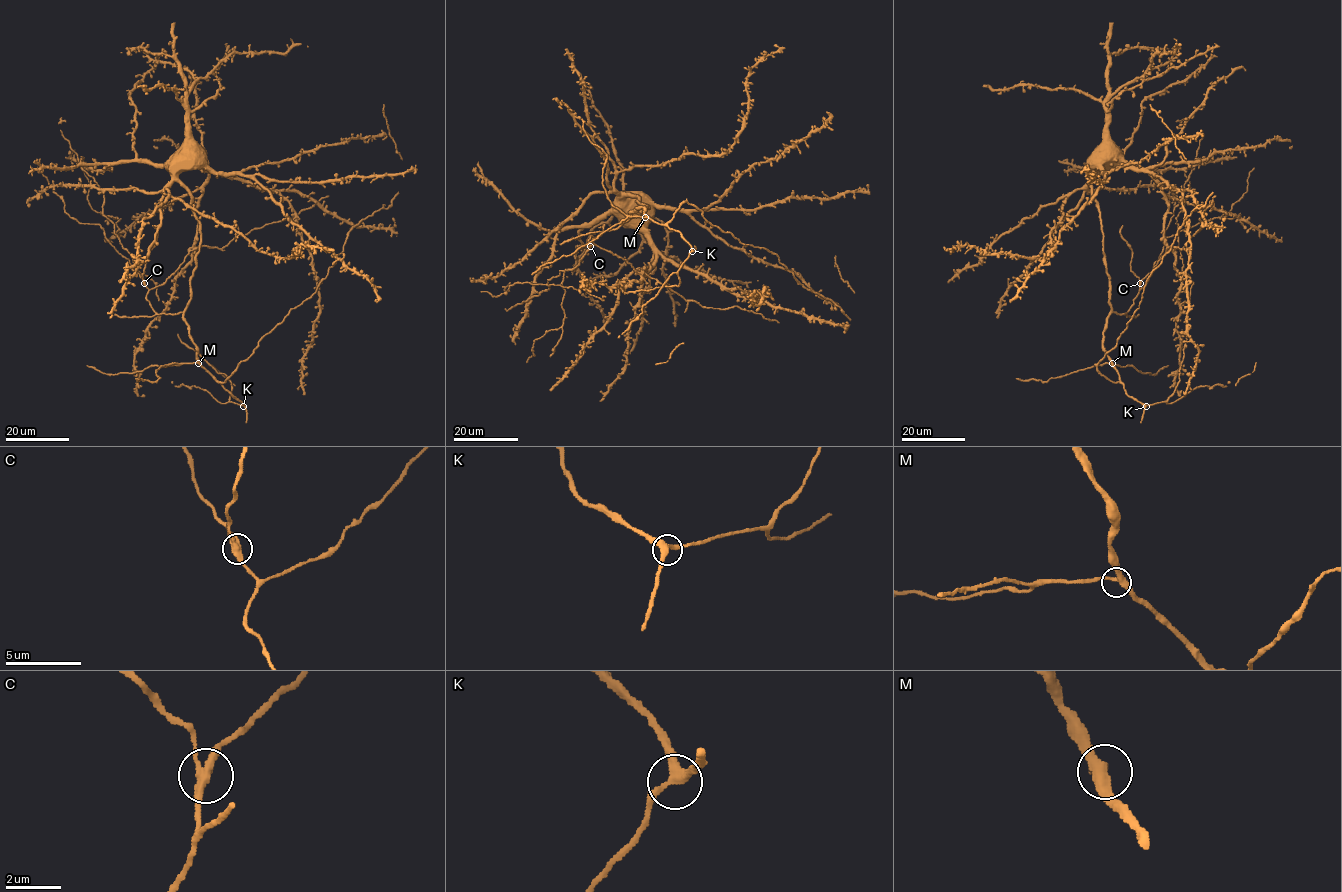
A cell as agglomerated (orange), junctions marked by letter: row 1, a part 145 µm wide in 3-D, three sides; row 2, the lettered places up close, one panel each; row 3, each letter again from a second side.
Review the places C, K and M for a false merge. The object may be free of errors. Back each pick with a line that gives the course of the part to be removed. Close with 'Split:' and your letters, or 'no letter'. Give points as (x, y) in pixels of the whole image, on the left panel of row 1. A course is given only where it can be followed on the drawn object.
Split: C

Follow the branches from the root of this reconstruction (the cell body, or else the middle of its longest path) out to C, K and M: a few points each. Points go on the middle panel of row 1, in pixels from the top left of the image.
C: (643, 209), (616, 229), (603, 231), (590, 246)
K: (643, 209), (635, 216), (631, 214), (643, 208), (654, 221), (677, 230), (692, 251)
M: (643, 209), (635, 216), (631, 214), (643, 208), (645, 217)

